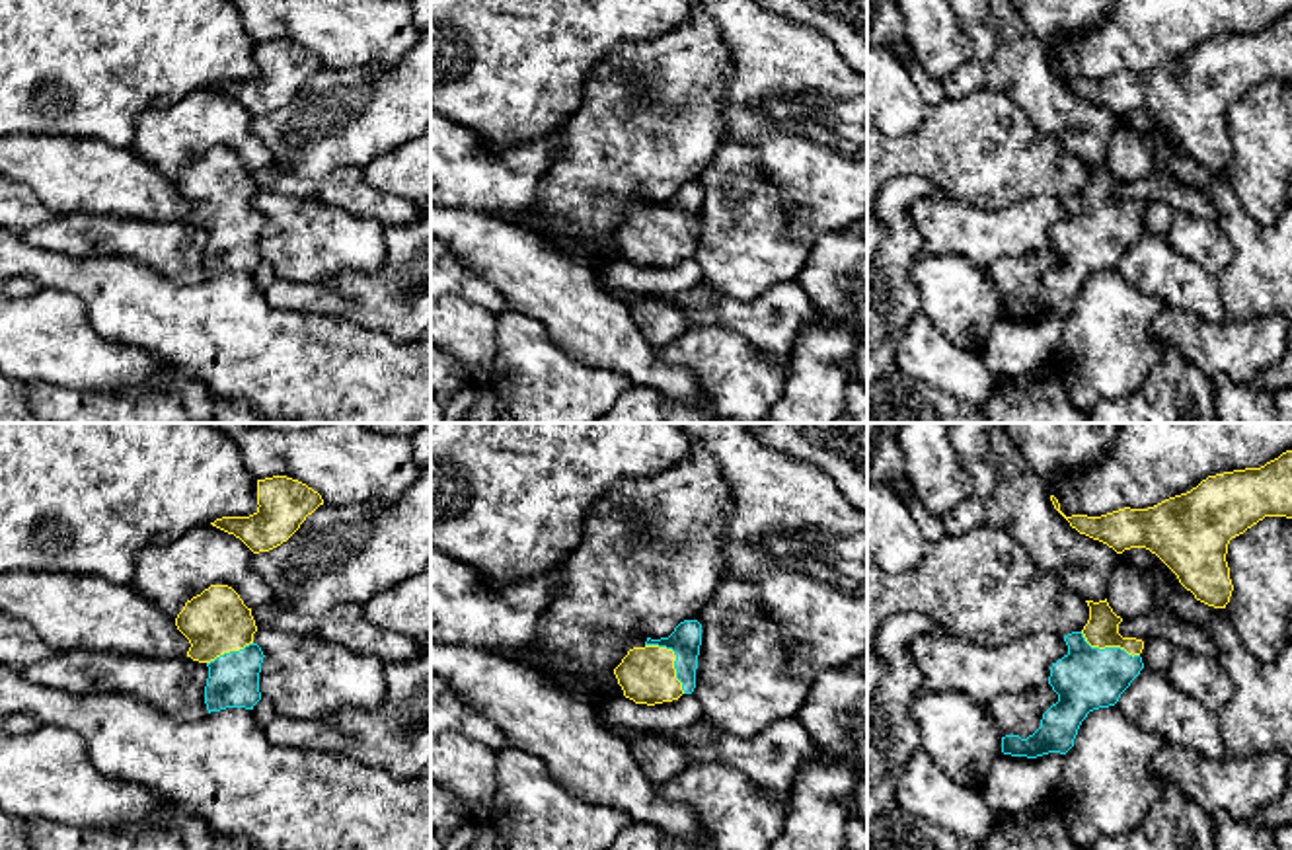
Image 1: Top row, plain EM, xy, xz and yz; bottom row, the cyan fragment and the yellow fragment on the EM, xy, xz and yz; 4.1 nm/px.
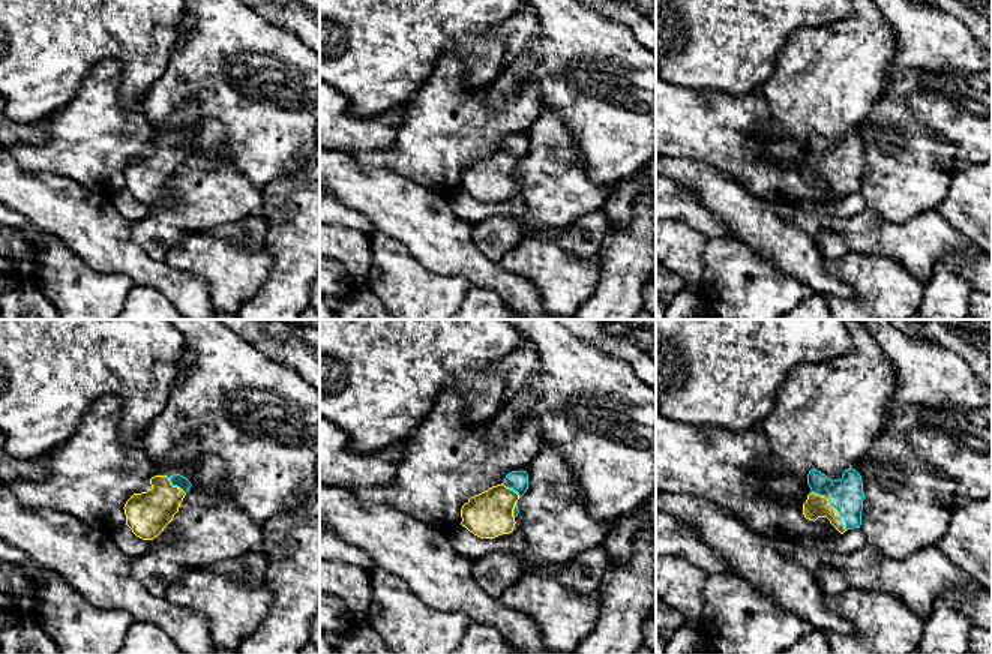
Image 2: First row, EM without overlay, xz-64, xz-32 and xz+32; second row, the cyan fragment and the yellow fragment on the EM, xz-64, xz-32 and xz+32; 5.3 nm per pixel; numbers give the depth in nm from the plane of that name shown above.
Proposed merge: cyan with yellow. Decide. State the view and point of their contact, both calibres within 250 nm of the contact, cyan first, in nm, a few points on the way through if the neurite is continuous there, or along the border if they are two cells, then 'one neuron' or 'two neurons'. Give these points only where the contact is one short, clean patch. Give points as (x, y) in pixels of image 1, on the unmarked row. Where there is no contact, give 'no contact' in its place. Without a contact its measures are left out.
xz (677, 223) | 130/240 nm | across xz (686, 201), (677, 223), (665, 232), (647, 238) | one neuron

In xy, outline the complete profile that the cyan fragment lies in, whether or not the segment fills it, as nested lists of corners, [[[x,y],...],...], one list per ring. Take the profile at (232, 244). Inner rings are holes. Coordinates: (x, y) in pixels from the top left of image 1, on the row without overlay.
[[[210,148],[185,166],[175,189],[191,207],[187,220],[209,230],[209,277],[226,271],[253,273],[261,263],[259,236],[265,218],[253,205],[257,189],[240,158],[228,148]]]

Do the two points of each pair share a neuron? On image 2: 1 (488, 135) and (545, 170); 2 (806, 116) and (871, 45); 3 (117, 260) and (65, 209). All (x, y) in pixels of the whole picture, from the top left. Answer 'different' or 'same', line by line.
1: different
2: same
3: same

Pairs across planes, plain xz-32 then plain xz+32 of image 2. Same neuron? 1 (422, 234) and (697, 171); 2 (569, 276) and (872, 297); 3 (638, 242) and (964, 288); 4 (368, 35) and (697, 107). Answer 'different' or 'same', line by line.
1: same
2: same
3: same
4: different

